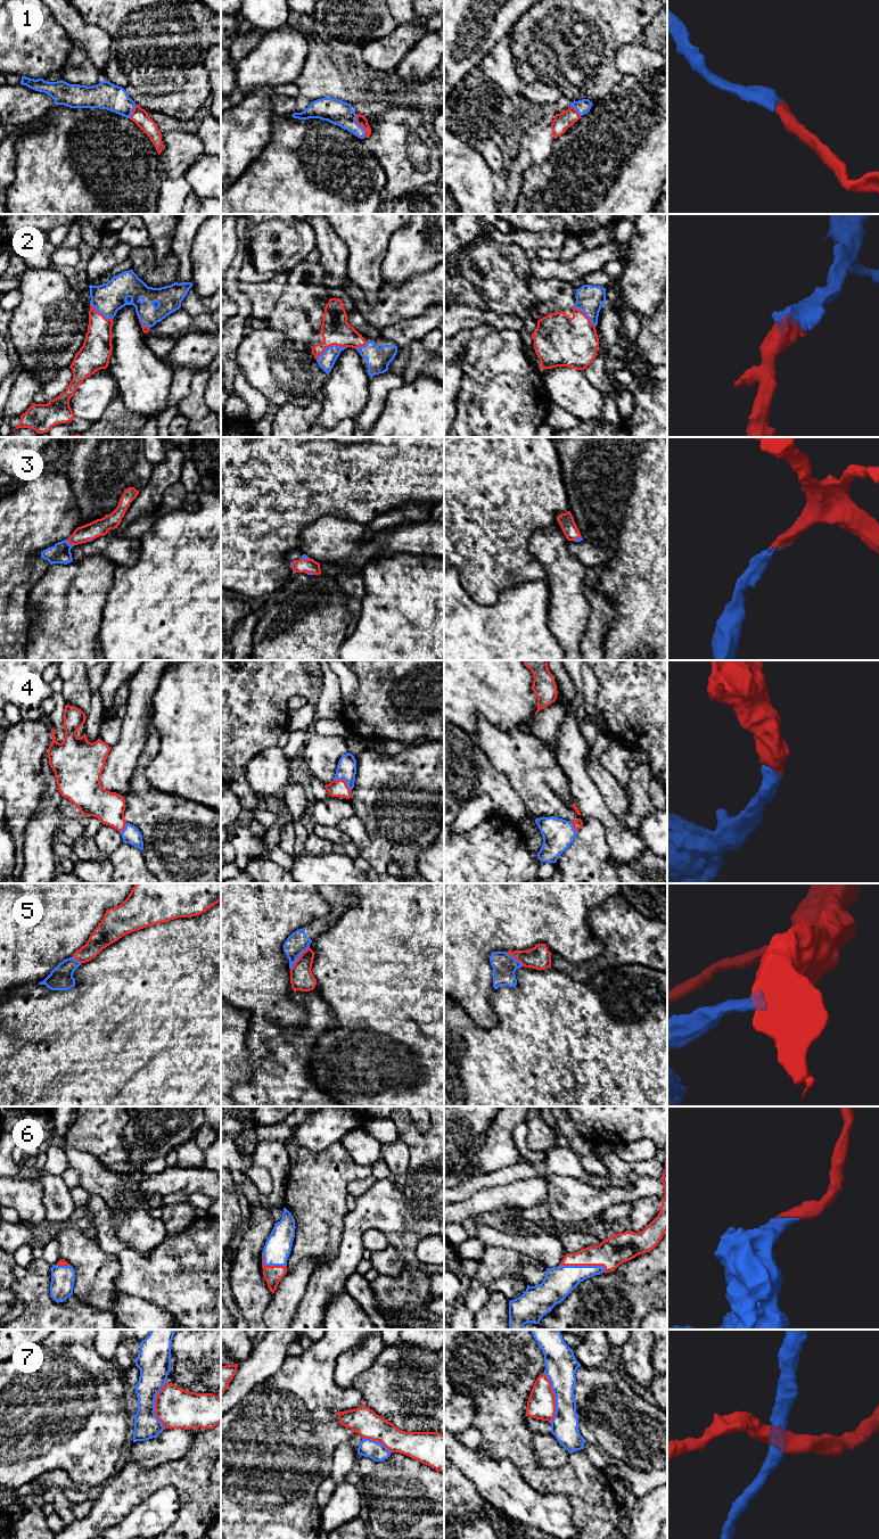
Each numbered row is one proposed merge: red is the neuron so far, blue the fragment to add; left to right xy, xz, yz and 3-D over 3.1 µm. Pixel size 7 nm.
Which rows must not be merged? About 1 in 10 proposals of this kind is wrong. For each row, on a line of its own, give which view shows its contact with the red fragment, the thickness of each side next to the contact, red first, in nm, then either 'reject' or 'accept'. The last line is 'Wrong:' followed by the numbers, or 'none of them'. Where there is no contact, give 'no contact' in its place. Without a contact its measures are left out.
1: contact in xz; calibres 70 and 180 nm; accept
2: contact in xz; calibres 200 and 120 nm; accept
3: contact in xy; calibres 120 and 140 nm; accept
4: contact in xz; calibres 120 and 140 nm; accept
5: contact in xz; calibres 160 and 150 nm; reject
6: contact in yz; calibres 200 and 220 nm; accept
7: contact in yz; calibres 200 and 220 nm; reject
Wrong: 5, 7

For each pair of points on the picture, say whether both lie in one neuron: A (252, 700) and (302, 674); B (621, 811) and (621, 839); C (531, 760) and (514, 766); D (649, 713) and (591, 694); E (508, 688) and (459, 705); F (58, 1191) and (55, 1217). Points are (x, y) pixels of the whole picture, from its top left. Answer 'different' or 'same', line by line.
A: same
B: different
C: same
D: different
E: same
F: same

